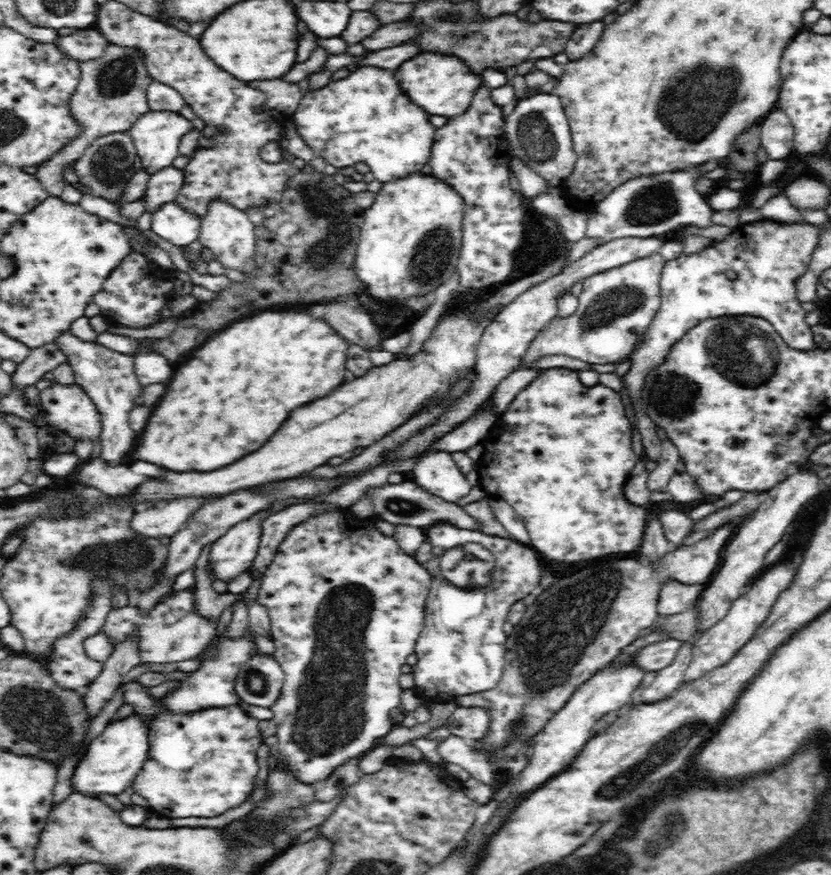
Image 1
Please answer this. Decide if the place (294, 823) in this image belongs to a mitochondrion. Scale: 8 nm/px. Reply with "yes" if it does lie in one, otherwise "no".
yes

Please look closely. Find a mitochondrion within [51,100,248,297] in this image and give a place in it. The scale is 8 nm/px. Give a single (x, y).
(110, 164)

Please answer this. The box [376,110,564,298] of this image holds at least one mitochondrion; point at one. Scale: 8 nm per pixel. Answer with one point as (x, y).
(434, 250)

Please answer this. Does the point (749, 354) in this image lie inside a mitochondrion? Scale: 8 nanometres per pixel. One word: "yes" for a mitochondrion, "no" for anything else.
yes

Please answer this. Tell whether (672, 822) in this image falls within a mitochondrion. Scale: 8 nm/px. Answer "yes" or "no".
yes

